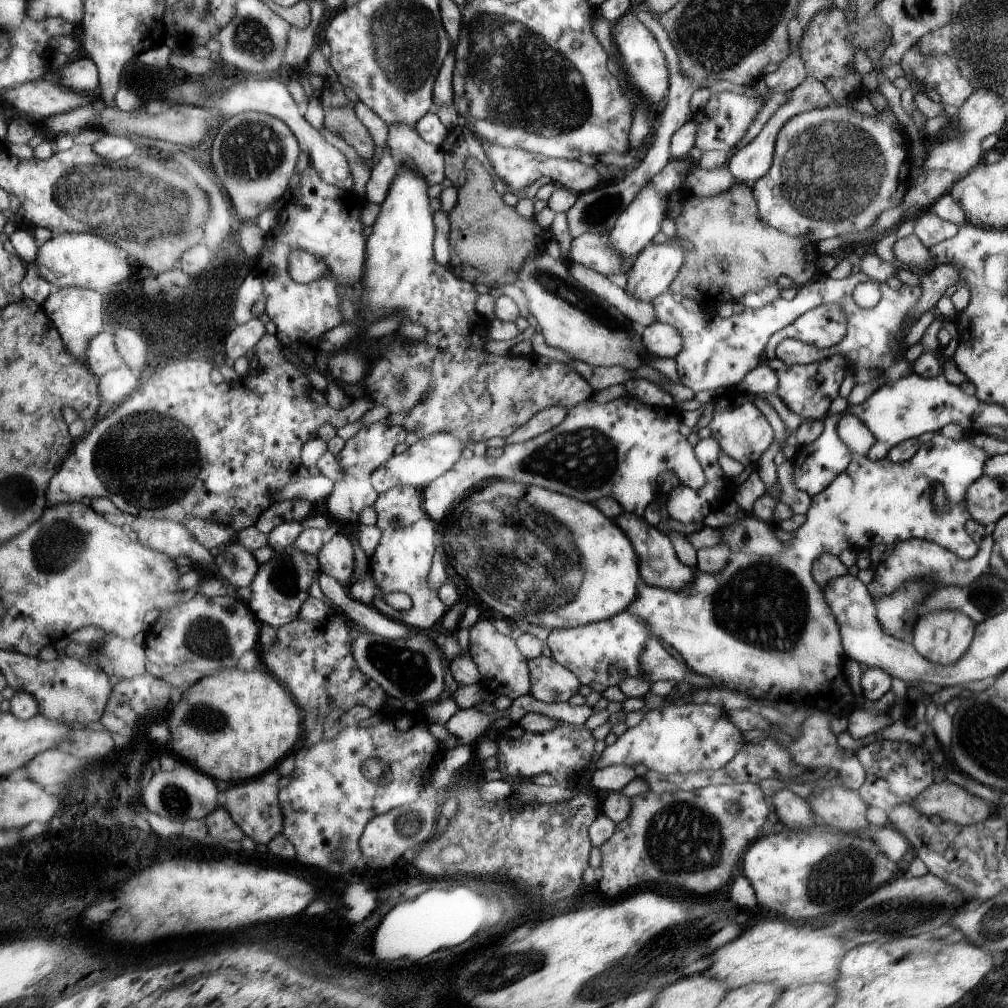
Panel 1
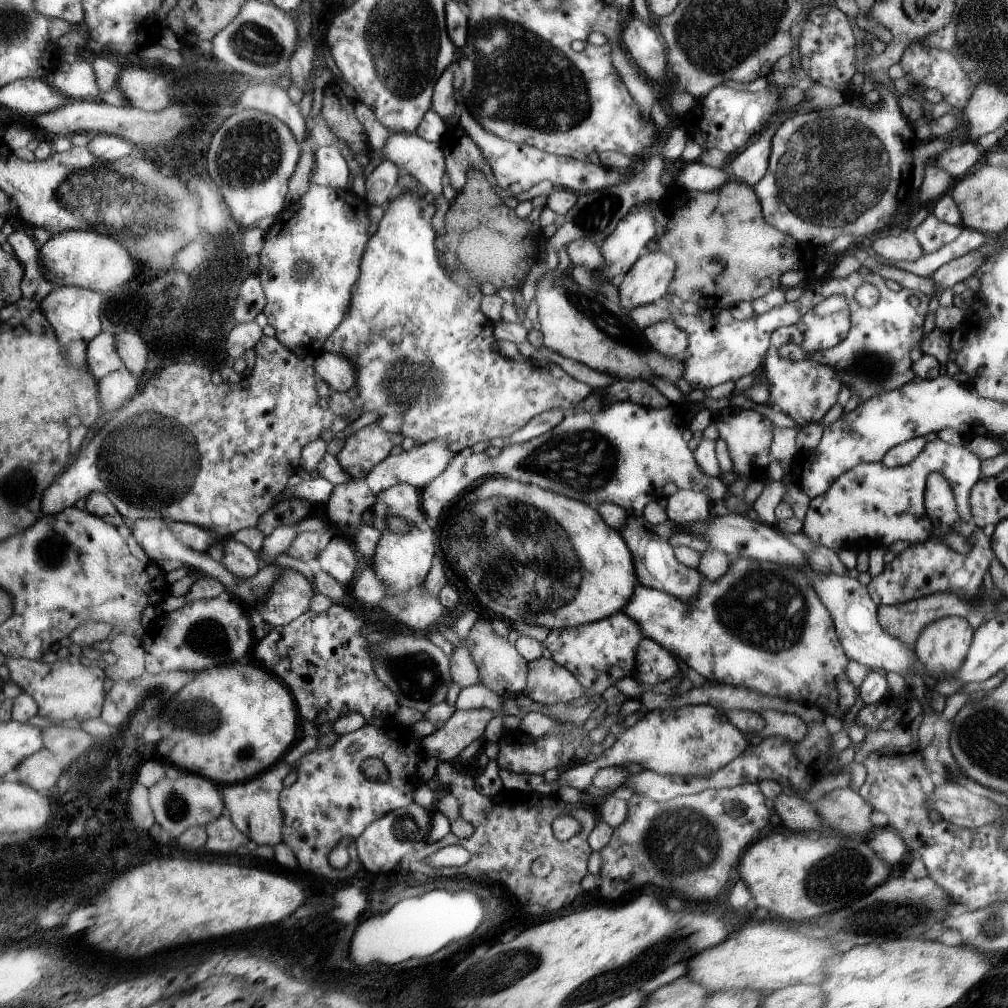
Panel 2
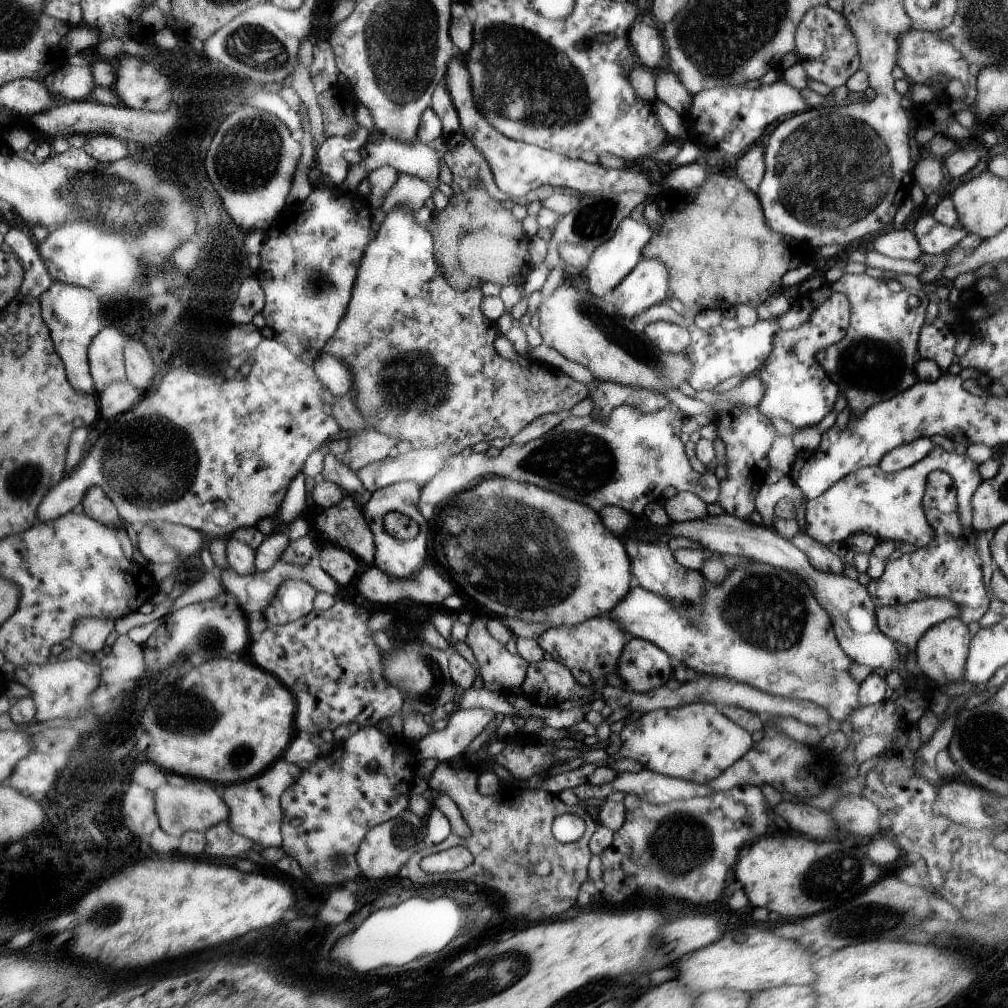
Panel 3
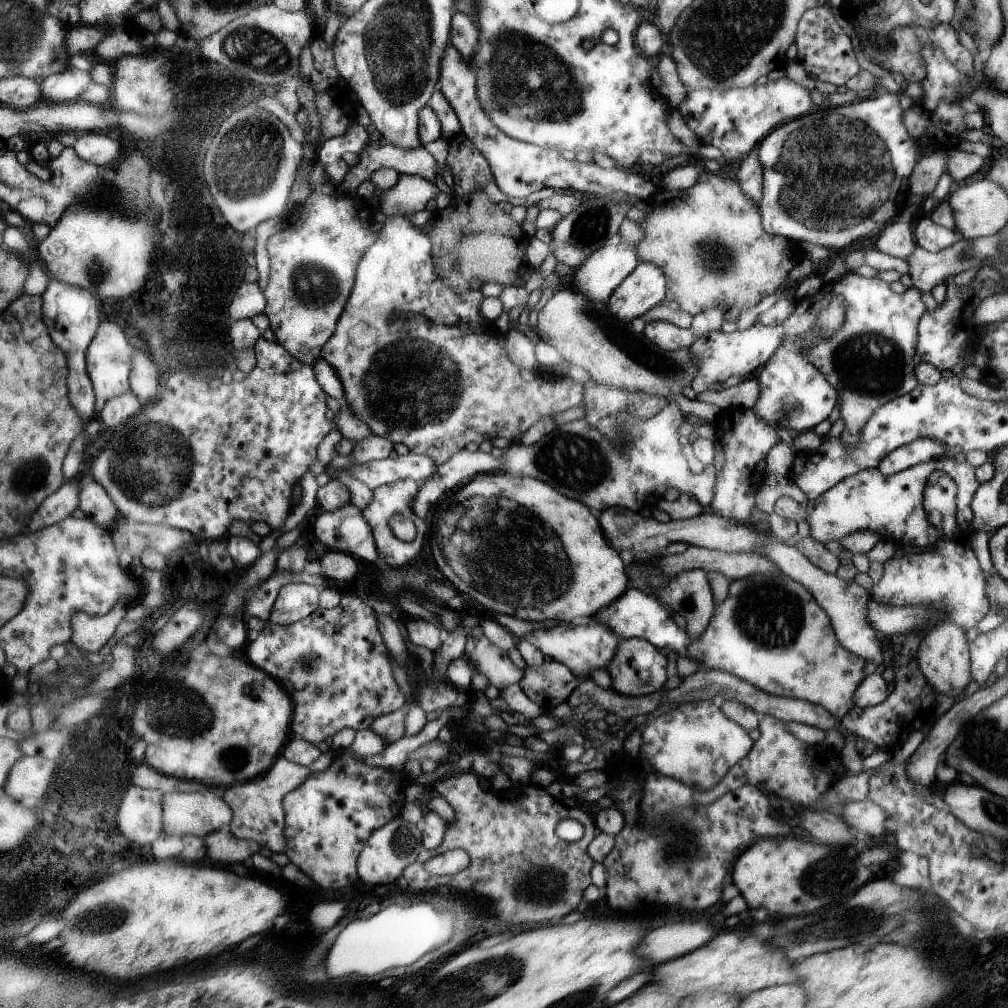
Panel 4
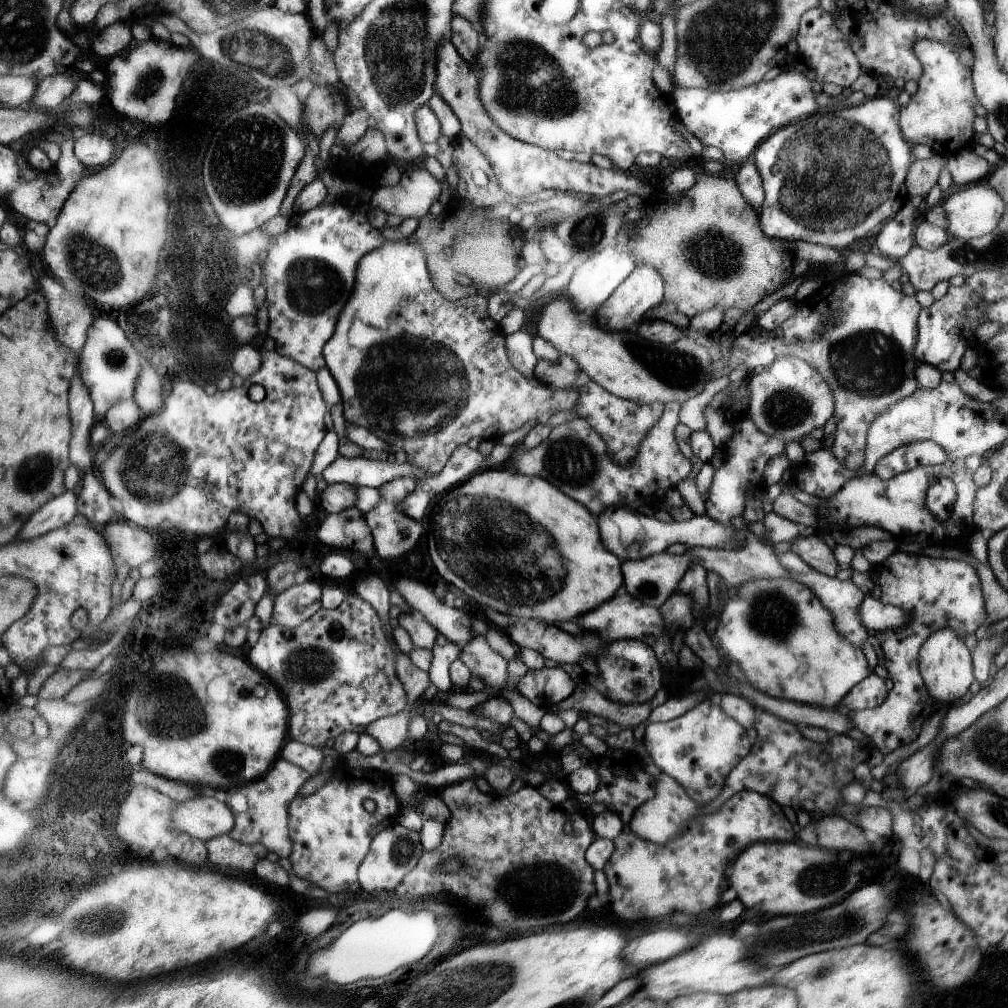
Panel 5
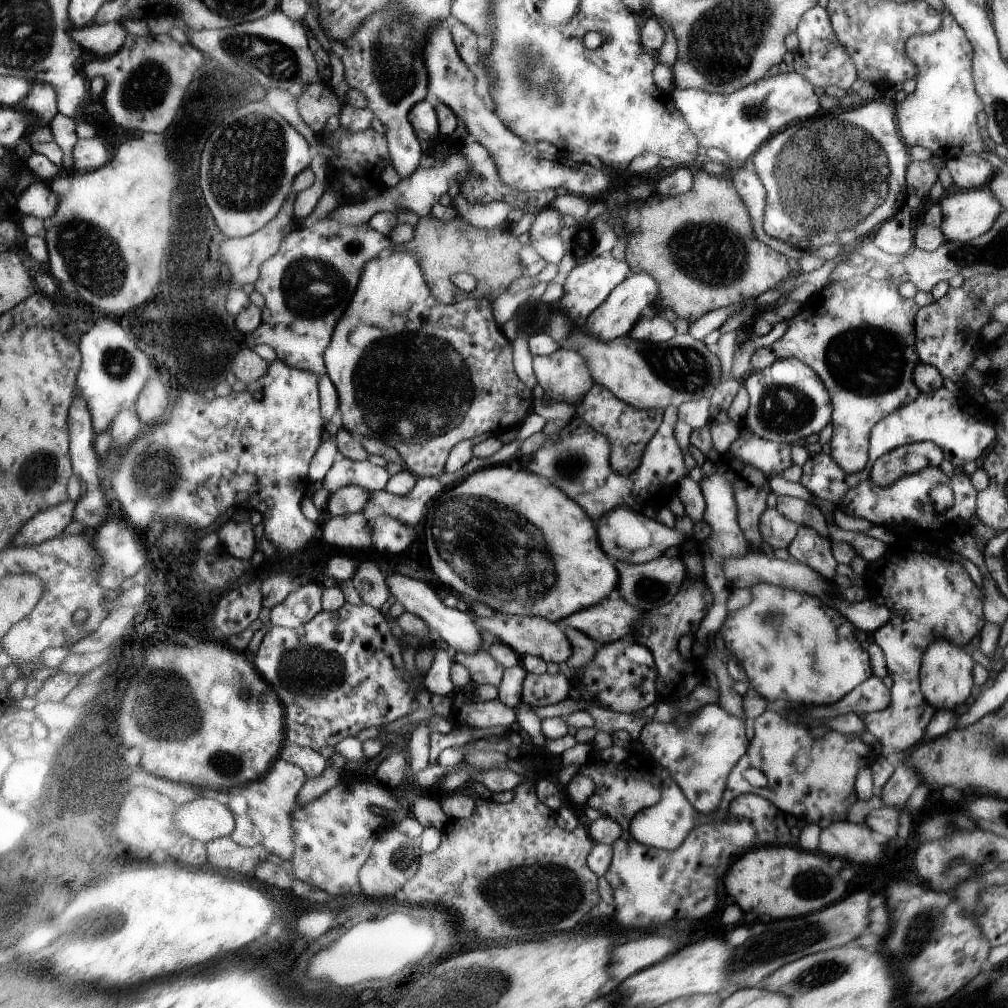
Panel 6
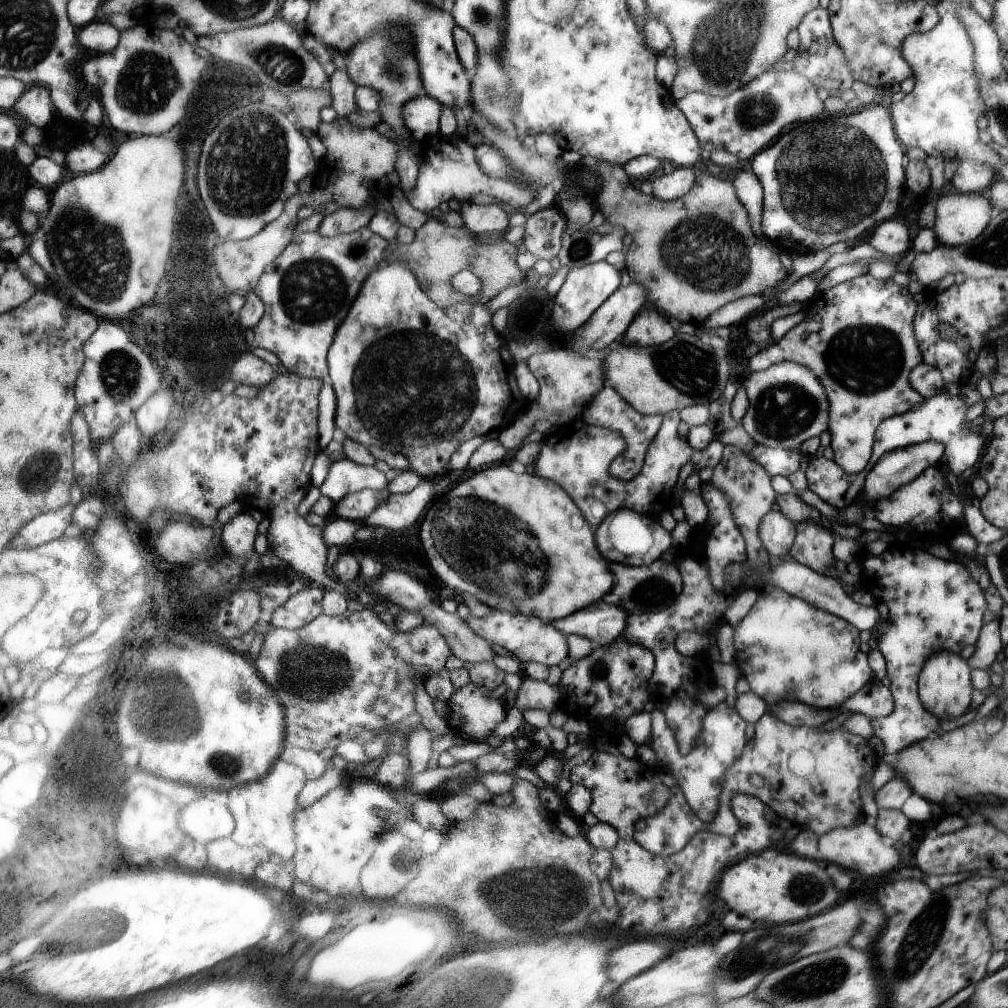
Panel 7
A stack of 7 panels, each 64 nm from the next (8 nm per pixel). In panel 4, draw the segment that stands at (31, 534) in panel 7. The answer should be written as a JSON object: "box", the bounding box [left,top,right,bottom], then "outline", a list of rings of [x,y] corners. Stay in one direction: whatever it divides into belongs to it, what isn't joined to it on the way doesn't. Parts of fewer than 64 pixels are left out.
{"box":[31,478,85,530],"outline":[[[73,478],[65,486],[61,486],[55,494],[51,494],[43,502],[43,506],[37,510],[37,514],[33,516],[31,530],[51,526],[51,524],[71,516],[81,506],[81,492],[85,490],[85,488],[81,488],[81,484],[83,482],[79,478]]]}

